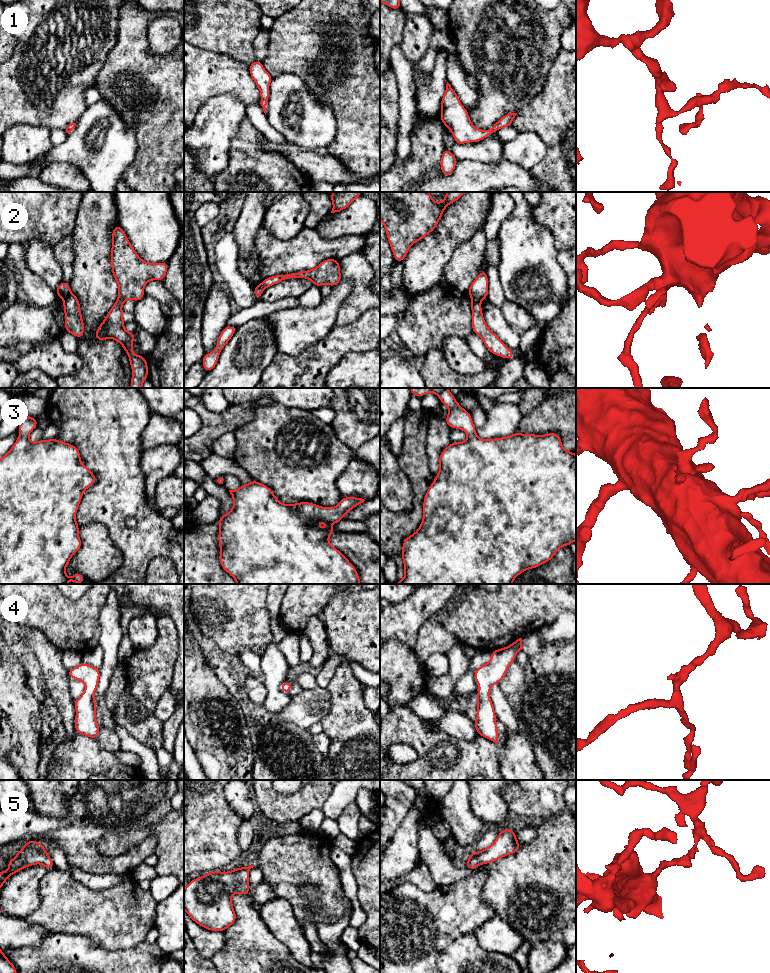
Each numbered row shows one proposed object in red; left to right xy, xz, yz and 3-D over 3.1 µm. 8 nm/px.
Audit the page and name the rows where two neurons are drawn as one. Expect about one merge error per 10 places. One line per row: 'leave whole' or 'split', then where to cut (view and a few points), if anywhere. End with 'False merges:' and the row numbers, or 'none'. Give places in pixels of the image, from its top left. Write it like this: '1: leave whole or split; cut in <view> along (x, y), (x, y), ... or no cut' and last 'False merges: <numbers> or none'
1: leave whole; no cut
2: split; cut in yz along (471, 297), (479, 302)
3: leave whole; no cut
4: leave whole; no cut
5: leave whole; no cut
False merges: 2

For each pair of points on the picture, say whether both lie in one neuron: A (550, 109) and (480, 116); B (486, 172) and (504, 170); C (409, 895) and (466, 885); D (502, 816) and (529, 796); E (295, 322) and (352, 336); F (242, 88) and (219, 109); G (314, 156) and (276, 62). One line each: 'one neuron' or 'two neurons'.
A: two neurons
B: one neuron
C: one neuron
D: two neurons
E: two neurons
F: two neurons
G: two neurons

